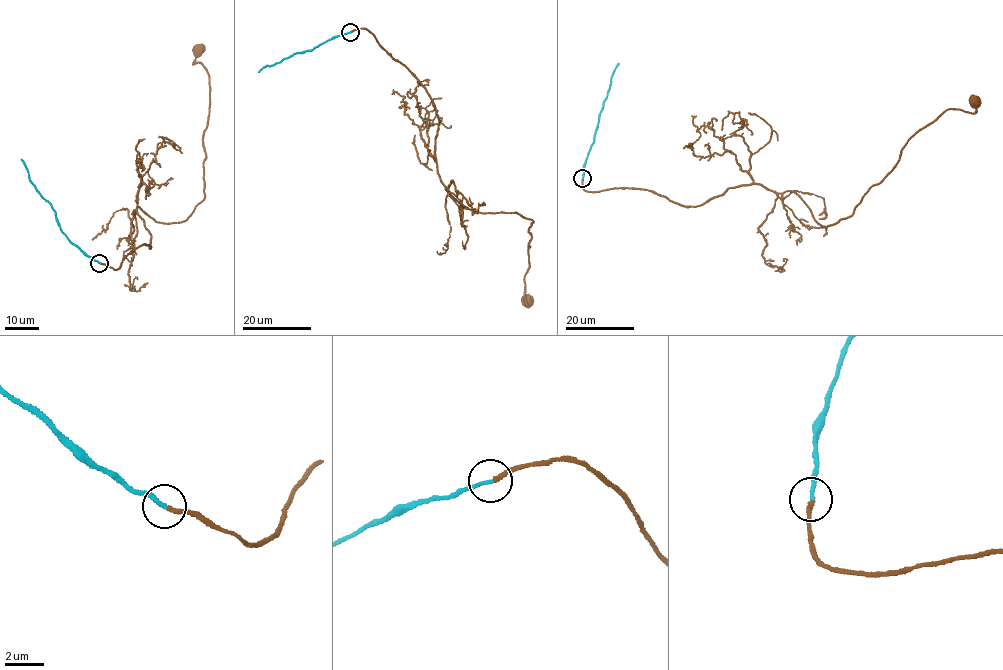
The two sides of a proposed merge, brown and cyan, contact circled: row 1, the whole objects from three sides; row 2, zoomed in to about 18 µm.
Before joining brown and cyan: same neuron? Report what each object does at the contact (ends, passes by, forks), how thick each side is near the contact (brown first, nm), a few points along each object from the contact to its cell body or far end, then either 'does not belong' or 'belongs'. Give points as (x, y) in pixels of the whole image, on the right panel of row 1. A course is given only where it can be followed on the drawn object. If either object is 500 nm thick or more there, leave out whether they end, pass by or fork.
brown ends | cyan ends | 220/200 nm | brown via (583, 179), (698, 206), (760, 183), (826, 227), (916, 133), (974, 101) | cyan via (583, 179), (583, 166), (611, 76), (619, 63) | belongs

